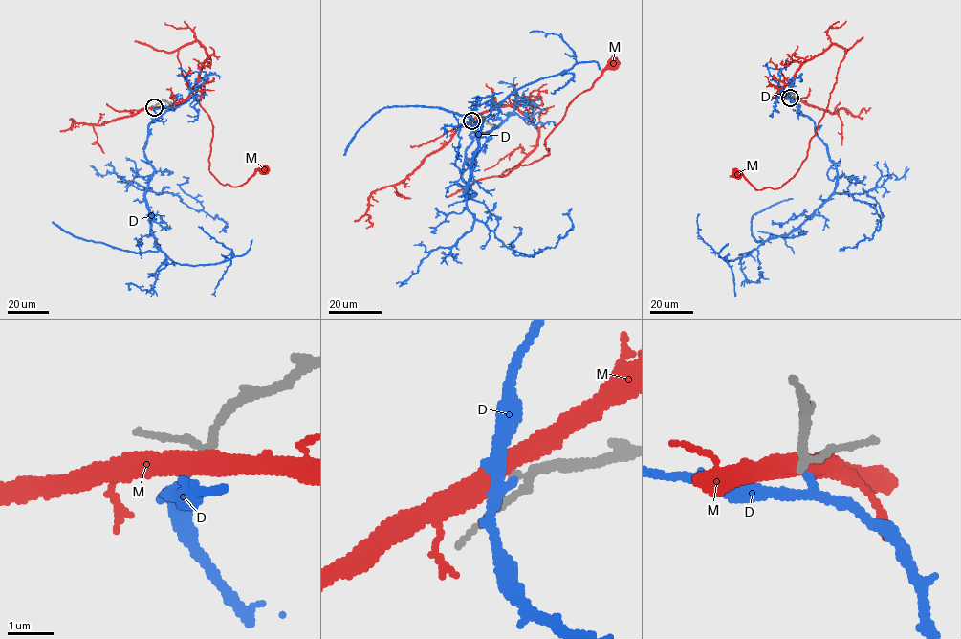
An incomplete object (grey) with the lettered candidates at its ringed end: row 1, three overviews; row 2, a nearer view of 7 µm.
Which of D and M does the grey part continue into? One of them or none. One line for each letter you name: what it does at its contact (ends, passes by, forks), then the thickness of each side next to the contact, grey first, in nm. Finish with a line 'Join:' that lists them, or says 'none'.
D: it passes by; calibres 140 and 170 nm
Join: D

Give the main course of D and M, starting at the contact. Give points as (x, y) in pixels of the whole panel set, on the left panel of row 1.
D: (154, 107), (144, 149), (153, 168), (145, 195), (150, 231), (175, 263), (215, 264), (233, 255), (198, 226)
M: (154, 107), (188, 95), (207, 58), (197, 41), (177, 56), (212, 125), (208, 169), (234, 187), (264, 168)

